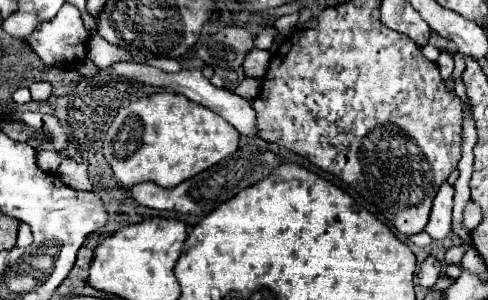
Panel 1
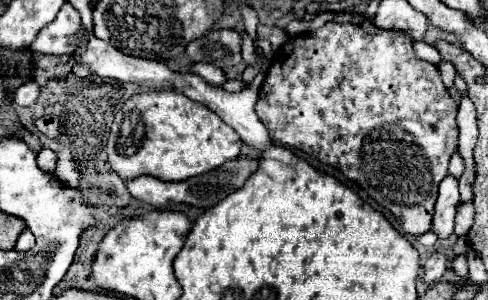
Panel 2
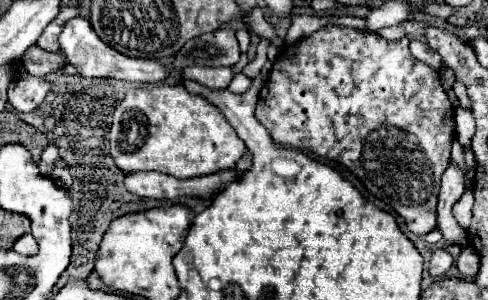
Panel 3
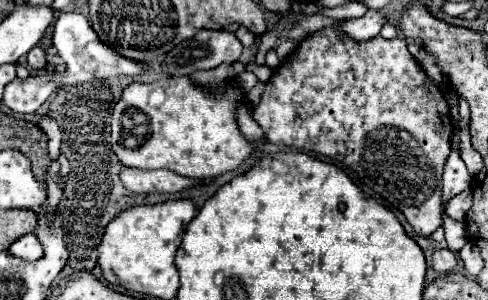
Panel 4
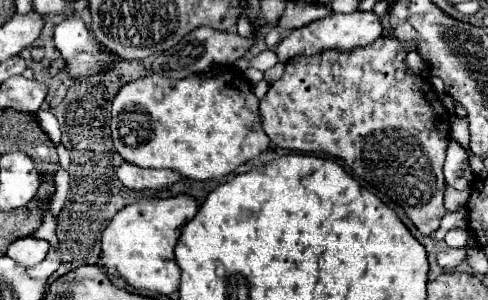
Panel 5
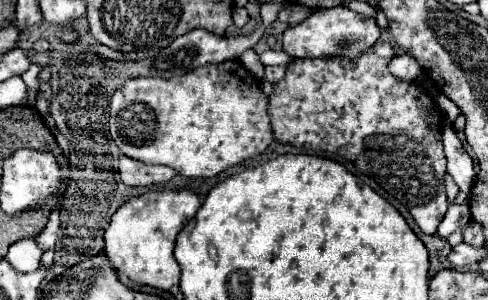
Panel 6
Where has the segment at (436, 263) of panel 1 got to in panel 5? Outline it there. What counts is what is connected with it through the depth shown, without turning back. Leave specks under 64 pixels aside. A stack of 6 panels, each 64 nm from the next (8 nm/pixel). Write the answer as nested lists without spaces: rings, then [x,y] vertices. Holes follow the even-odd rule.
[[[448,248],[444,252],[438,254],[438,264],[446,270],[454,270],[456,266],[460,266],[462,262],[468,260],[468,248]]]

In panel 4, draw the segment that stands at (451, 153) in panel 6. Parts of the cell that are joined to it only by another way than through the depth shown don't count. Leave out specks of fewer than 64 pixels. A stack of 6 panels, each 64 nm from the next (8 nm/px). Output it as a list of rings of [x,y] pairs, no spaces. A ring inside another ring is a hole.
[[[452,148],[452,154],[448,156],[446,160],[446,166],[444,166],[444,176],[442,176],[442,182],[444,182],[444,194],[442,194],[442,200],[446,204],[446,200],[450,200],[452,196],[460,194],[462,190],[468,190],[470,188],[470,182],[472,182],[472,176],[468,174],[468,168],[464,164],[464,160],[460,158],[460,150],[454,150]]]

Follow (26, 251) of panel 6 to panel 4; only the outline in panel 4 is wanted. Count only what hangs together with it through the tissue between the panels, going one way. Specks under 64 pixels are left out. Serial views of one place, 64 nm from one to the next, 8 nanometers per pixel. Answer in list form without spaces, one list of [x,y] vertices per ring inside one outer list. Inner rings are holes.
[[[26,234],[22,238],[18,238],[12,246],[10,246],[10,254],[24,260],[24,262],[36,262],[42,258],[44,248],[40,244],[40,240],[34,234]]]

